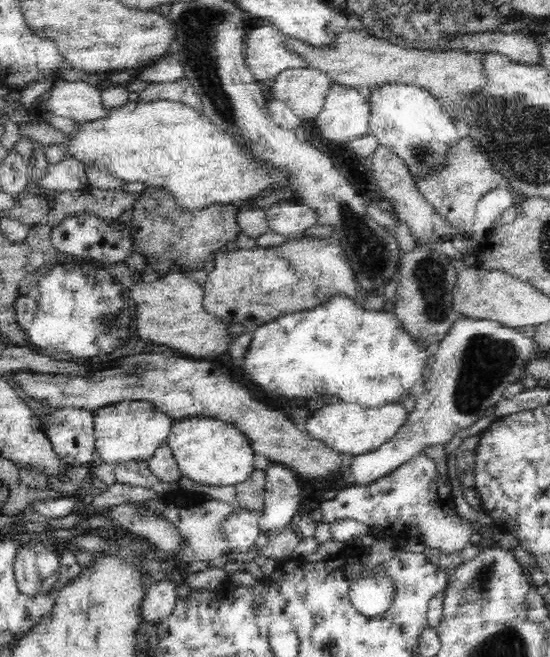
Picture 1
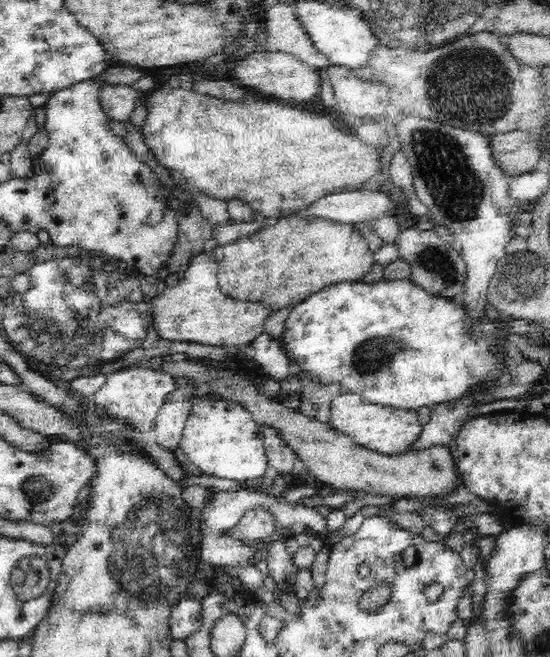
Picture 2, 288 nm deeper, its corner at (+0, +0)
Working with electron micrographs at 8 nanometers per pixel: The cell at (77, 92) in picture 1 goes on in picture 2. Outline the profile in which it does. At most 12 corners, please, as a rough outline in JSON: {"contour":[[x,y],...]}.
{"contour":[[102,86],[98,100],[114,122],[130,122],[144,94],[134,86]]}

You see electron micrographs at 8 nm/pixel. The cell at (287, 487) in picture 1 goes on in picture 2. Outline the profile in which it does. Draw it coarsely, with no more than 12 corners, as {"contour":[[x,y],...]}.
{"contour":[[262,426],[270,474],[292,474],[294,450],[272,426]]}

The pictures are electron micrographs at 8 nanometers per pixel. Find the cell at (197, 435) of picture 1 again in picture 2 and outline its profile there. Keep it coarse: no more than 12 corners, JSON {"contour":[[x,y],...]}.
{"contour":[[198,396],[180,448],[210,478],[270,476],[262,426]]}

